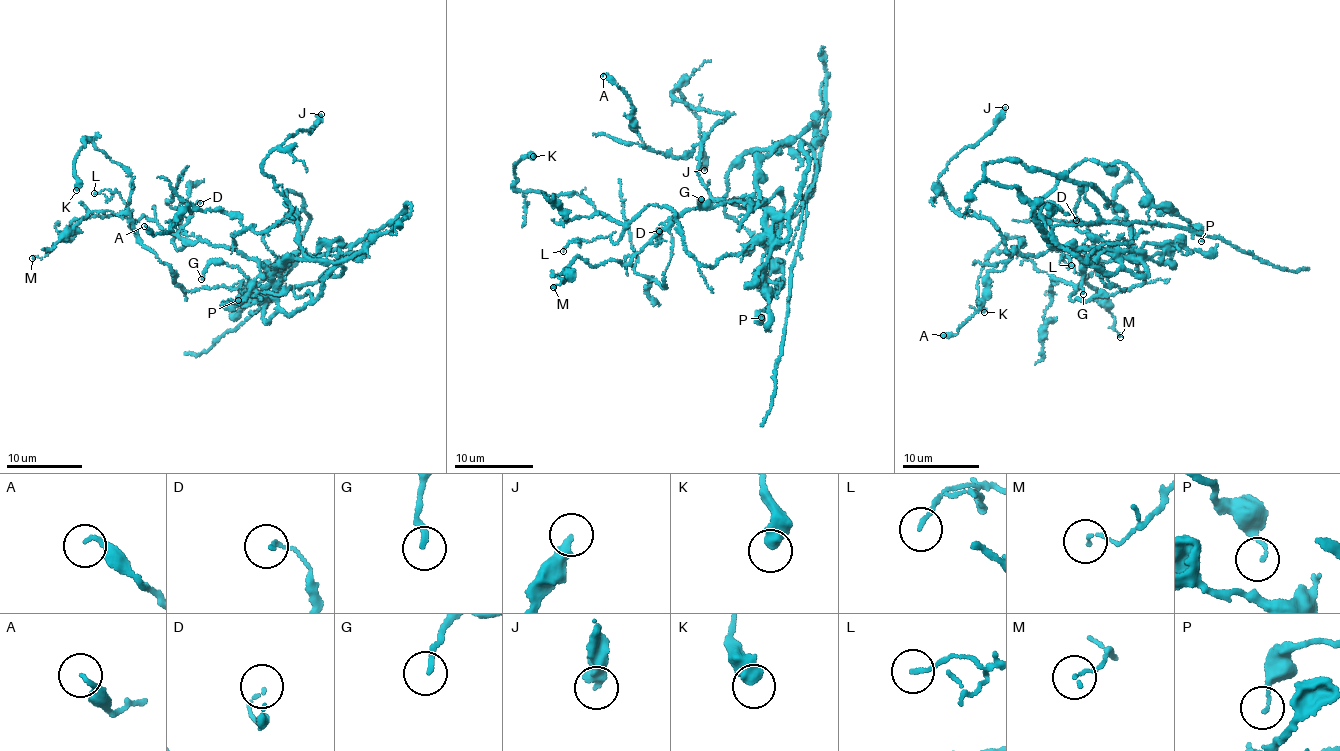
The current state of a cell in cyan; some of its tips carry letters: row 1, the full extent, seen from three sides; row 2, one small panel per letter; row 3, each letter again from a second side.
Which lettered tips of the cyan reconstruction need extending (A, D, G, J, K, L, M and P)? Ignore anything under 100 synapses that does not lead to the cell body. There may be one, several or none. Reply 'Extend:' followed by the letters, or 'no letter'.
Extend: no letter

